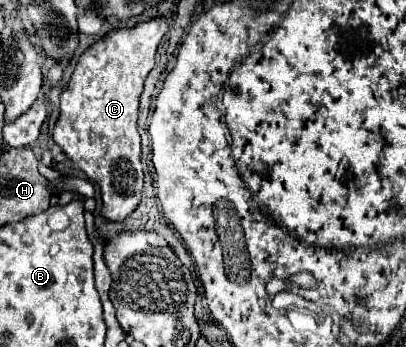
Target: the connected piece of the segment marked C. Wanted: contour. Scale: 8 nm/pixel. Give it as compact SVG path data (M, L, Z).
M166 17L140 21L128 29L112 29L80 55L72 79L60 95L60 117L52 137L62 147L62 151L74 161L74 165L82 169L90 177L90 181L100 185L100 193L104 201L102 215L110 221L124 221L140 203L144 173L140 163L140 133L136 127L138 103L140 103L144 79L154 67L156 49L160 39L166 35L166 31L168 31Z

